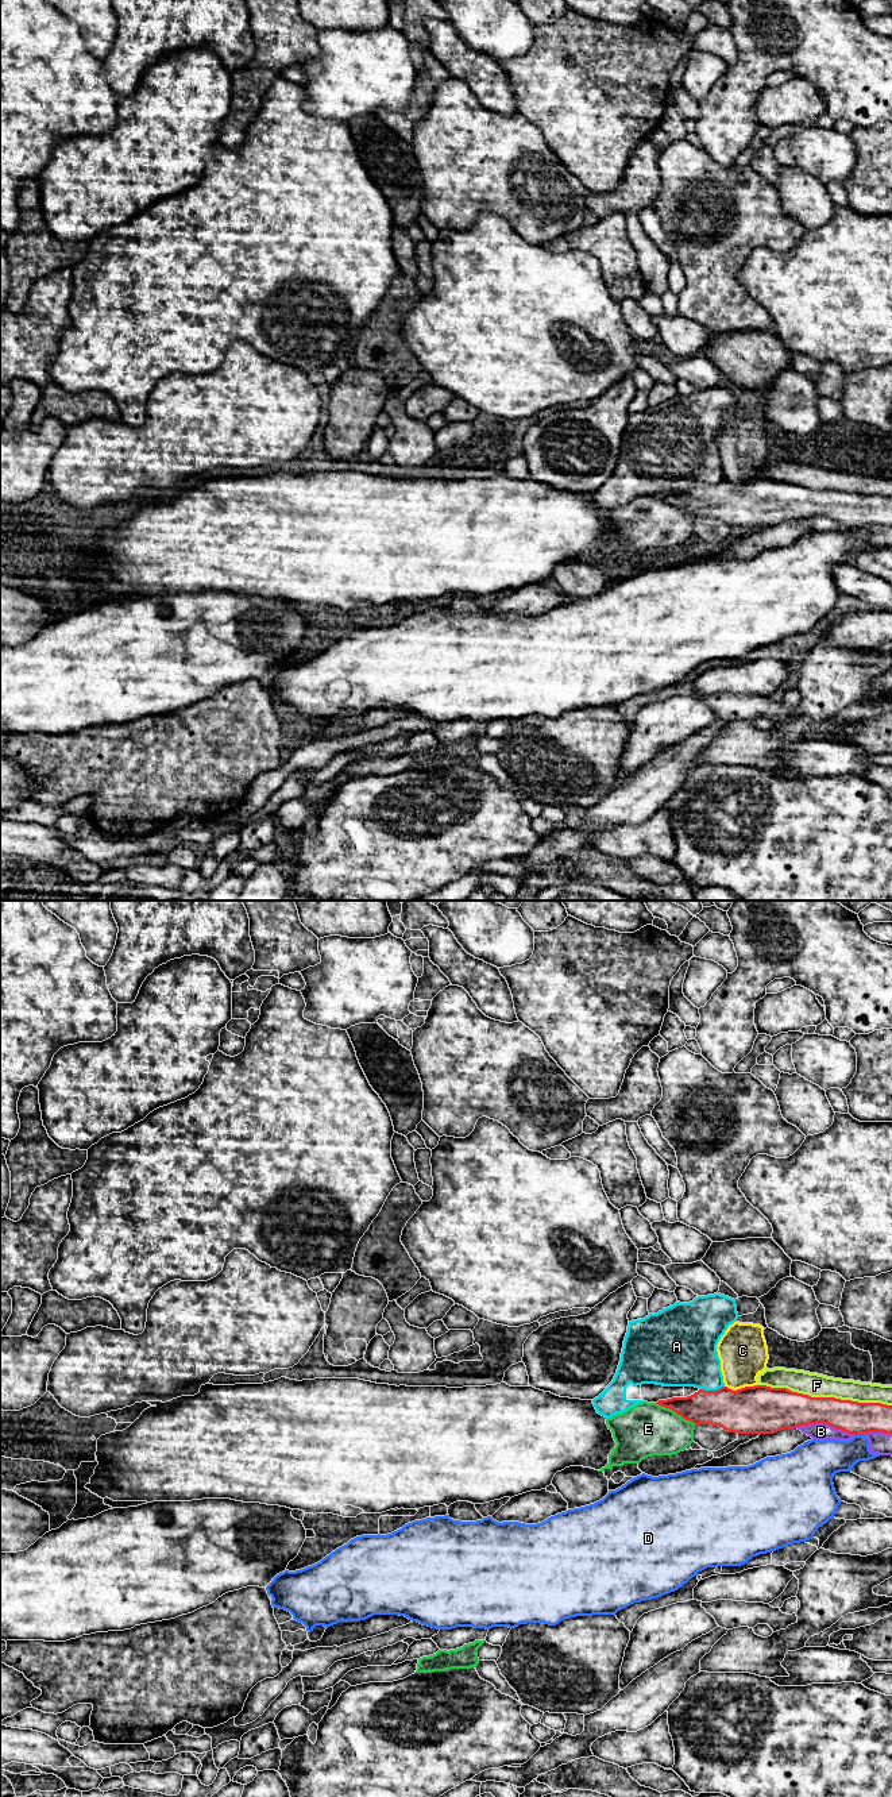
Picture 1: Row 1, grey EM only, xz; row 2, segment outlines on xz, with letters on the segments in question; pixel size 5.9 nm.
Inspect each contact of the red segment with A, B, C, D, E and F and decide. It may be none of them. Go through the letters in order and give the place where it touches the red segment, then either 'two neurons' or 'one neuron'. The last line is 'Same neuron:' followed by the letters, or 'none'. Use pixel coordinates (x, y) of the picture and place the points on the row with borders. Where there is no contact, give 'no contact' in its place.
A: xz (711, 1391) | two neurons
B: xz (825, 1423) | two neurons
C: xz (741, 1388) | two neurons
D: xz (858, 1434) | two neurons
E: xz (676, 1412) | two neurons
F: xz (825, 1398) | two neurons
Same neuron: none

